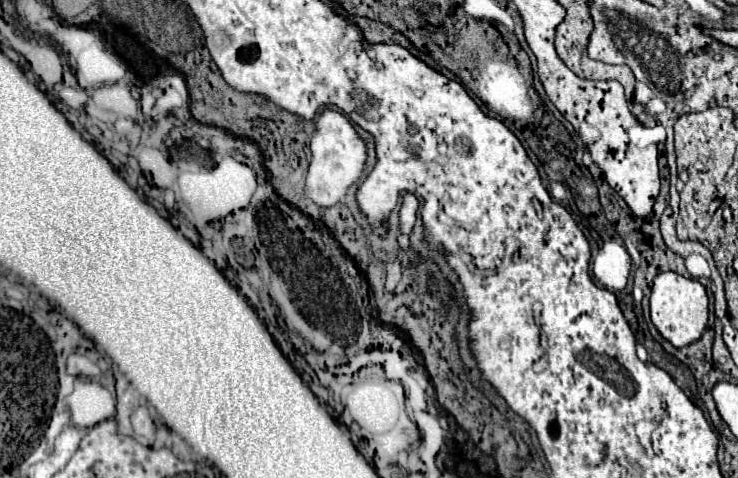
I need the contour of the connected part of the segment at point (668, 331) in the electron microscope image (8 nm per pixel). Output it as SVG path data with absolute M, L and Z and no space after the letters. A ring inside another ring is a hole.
M673 271L659 273L655 277L653 293L651 293L651 321L673 347L687 347L703 337L709 317L707 307L709 307L709 299L705 287L699 281L685 279Z

